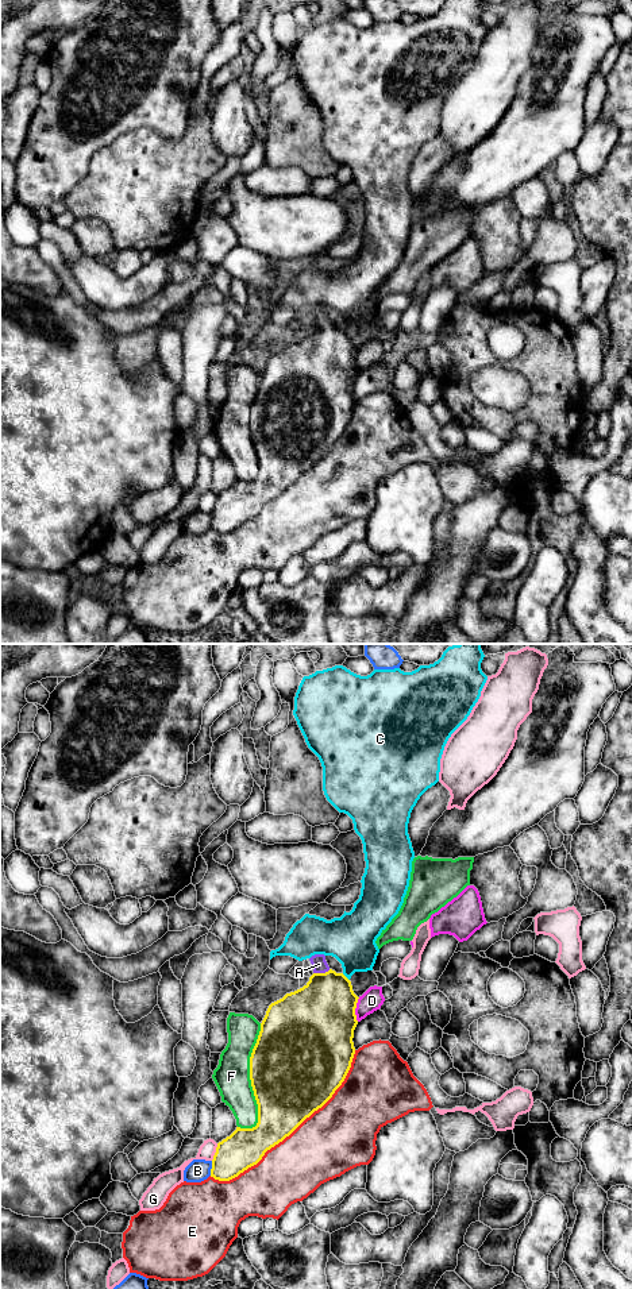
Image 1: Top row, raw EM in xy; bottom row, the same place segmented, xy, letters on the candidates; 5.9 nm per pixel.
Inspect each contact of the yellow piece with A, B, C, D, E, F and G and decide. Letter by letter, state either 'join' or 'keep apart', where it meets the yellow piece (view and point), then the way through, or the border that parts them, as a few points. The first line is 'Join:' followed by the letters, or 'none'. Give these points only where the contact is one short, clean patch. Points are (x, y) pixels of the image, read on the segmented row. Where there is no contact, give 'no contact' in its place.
Join: A
A: join; meets yellow in xy at (322, 973); runs through xy (320, 1015), (322, 973), (319, 964)
B: keep apart; meets yellow in xy at (212, 1168)
C: keep apart; meets yellow in xy at (346, 977)
D: keep apart; meets yellow in xy at (354, 1010)
E: keep apart; meets yellow in xy at (292, 1131)
F: keep apart; meets yellow in xy at (251, 1081)
G: keep apart; meets yellow in xy at (216, 1152)

